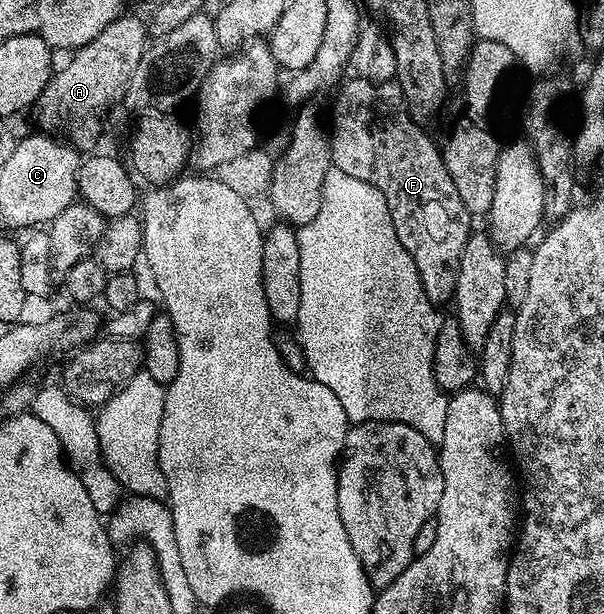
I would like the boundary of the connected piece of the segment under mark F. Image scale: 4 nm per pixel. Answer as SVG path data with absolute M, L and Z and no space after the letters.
M368 79L343 81L338 92L338 99L334 102L334 123L328 126L333 169L356 176L356 180L364 180L382 193L390 209L392 228L408 256L412 256L428 300L435 304L449 303L454 297L456 276L460 272L460 256L464 256L464 244L468 244L472 233L472 215L465 210L452 177L445 170L441 149L434 147L433 140L418 127L421 125L415 119L401 109L398 111L390 103L389 96Z

